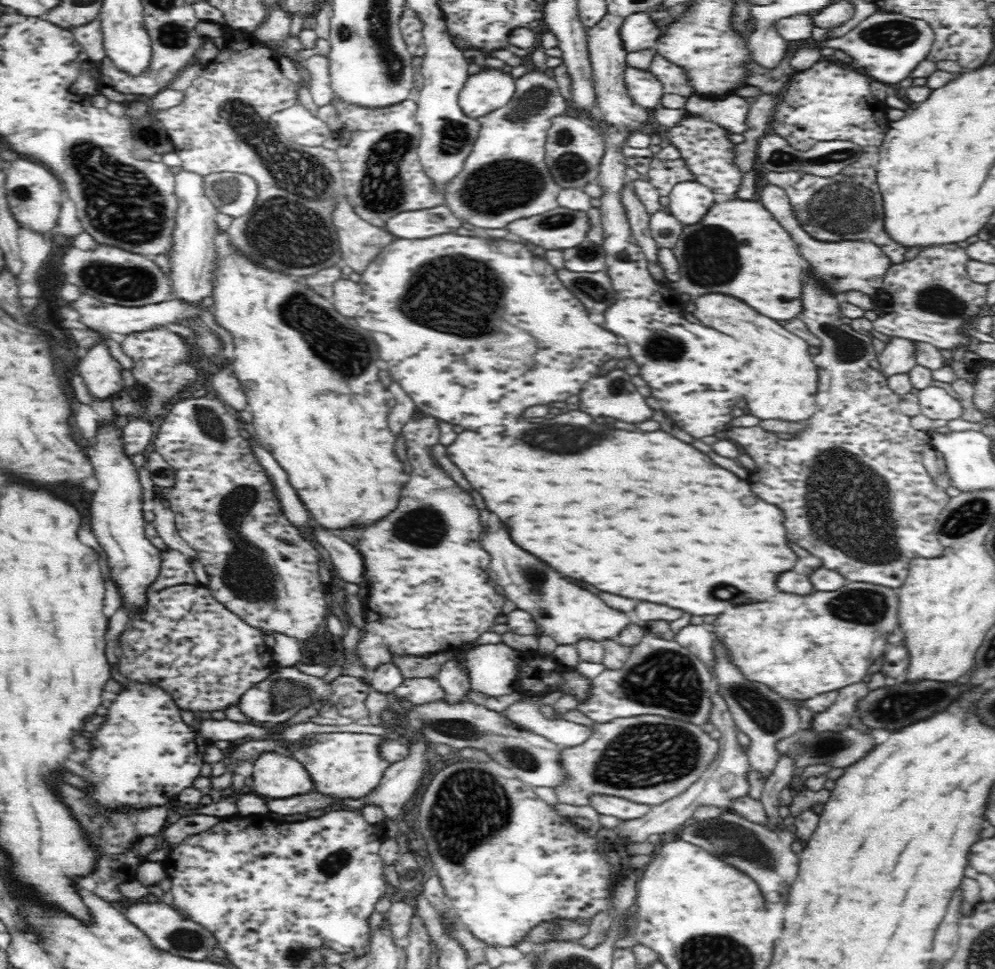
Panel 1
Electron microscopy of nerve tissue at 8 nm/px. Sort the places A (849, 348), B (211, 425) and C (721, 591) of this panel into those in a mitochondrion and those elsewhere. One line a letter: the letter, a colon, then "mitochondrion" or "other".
A: mitochondrion
B: mitochondrion
C: mitochondrion

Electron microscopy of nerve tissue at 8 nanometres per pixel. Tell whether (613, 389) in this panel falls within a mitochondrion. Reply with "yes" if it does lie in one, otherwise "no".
yes

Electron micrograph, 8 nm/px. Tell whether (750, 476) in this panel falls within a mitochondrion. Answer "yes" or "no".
no

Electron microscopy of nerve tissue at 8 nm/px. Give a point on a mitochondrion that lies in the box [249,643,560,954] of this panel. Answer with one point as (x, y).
(471, 807)

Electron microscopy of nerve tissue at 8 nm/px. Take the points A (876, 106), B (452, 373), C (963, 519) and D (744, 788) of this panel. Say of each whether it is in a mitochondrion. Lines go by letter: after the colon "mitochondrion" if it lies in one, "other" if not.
A: other
B: other
C: mitochondrion
D: other

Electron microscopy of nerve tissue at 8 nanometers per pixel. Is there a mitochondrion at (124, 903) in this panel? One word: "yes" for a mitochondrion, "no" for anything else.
no

